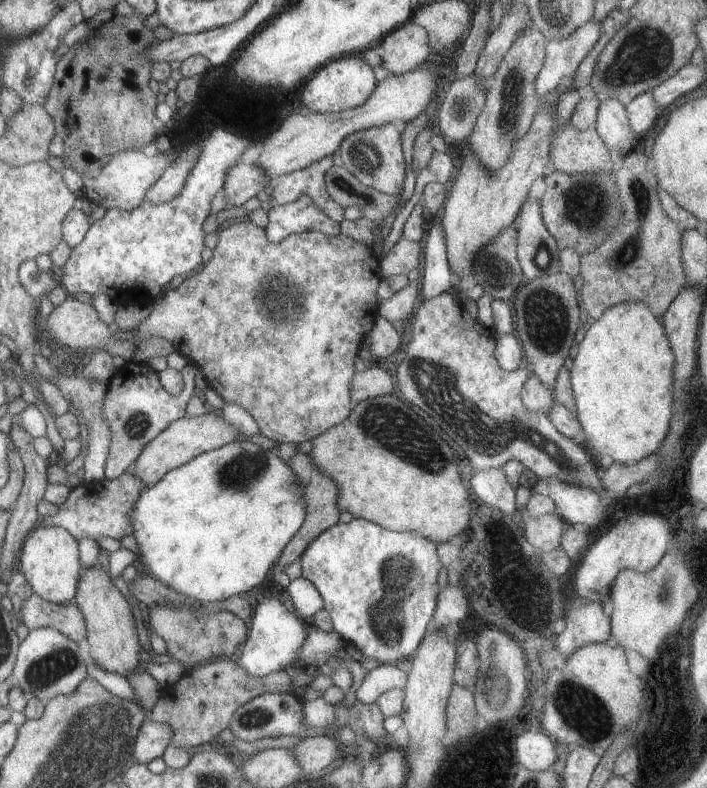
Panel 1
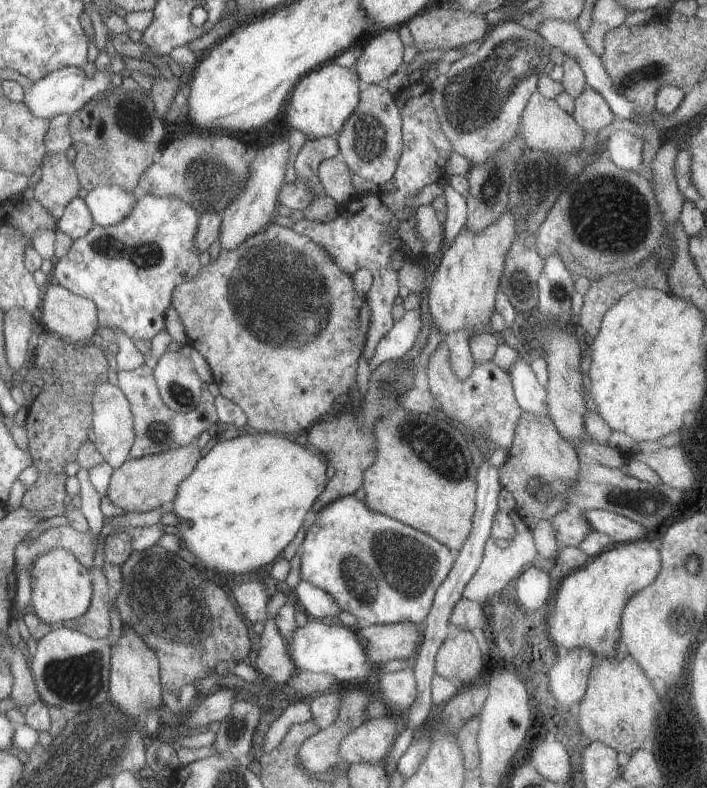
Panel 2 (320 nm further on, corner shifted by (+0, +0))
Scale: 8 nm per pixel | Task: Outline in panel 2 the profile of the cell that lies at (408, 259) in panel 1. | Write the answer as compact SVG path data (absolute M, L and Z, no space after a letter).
M430 203L417 208L417 221L425 252L434 261L444 250L445 226L436 217L436 211Z

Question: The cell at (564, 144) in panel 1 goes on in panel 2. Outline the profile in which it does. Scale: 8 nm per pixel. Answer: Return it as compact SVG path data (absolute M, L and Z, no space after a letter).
M538 91L529 98L521 116L520 134L525 147L535 151L549 153L571 153L581 149L586 132L574 119L568 115L554 99L550 99Z

